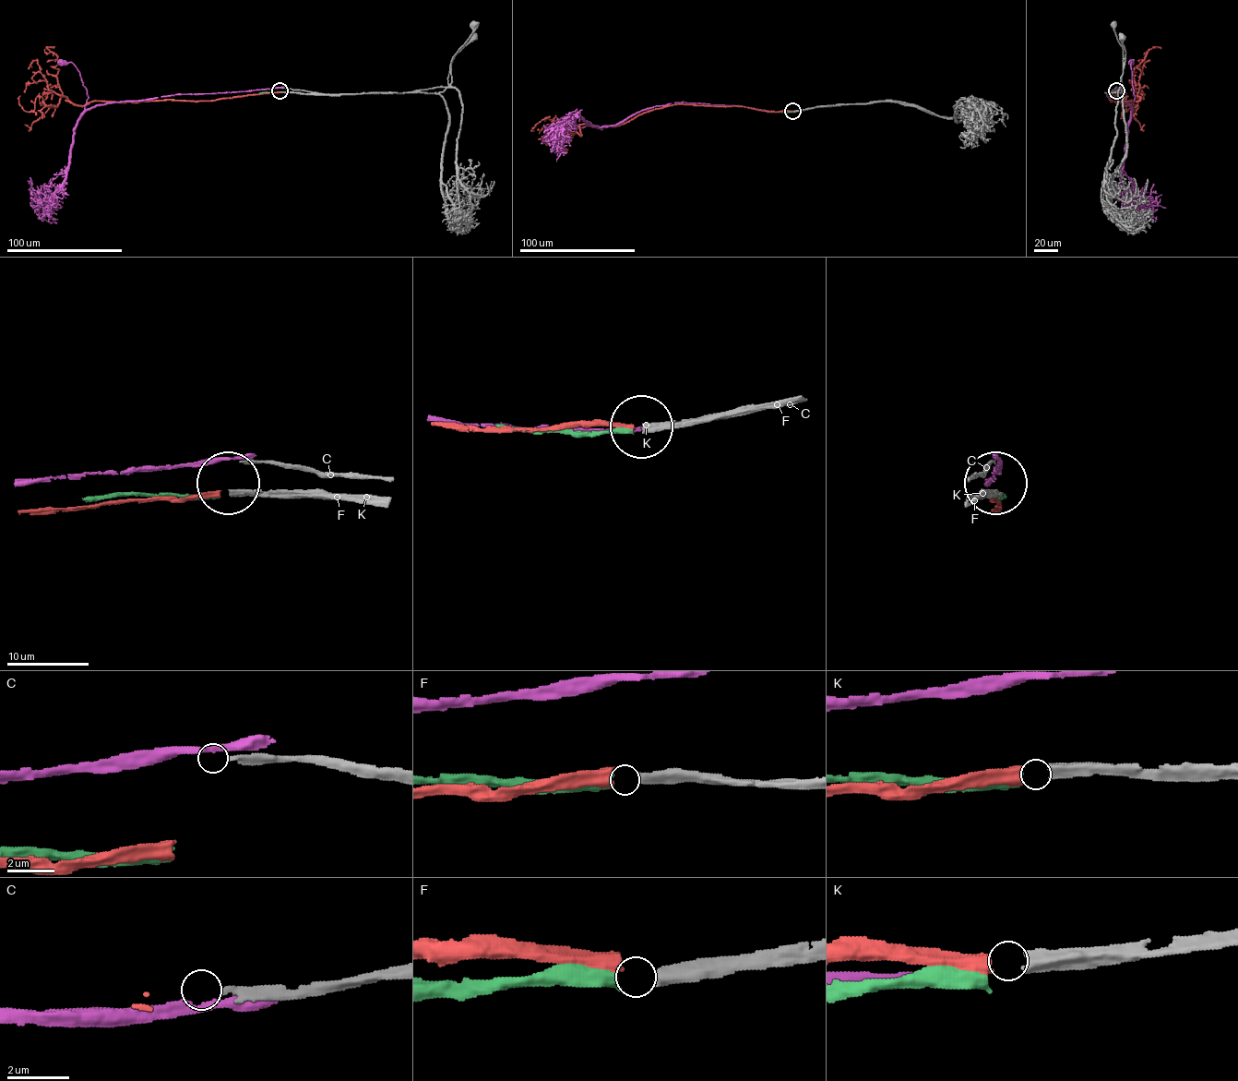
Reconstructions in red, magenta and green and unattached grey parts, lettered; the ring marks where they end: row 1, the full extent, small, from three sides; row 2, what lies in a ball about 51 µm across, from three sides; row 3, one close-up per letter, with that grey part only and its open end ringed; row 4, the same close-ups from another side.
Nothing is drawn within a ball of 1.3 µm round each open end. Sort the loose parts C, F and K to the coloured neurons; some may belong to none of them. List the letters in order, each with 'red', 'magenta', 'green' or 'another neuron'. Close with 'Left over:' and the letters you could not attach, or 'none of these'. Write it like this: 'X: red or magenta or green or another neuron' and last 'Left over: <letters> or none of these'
C: another neuron
F: green
K: red
Left over: C

